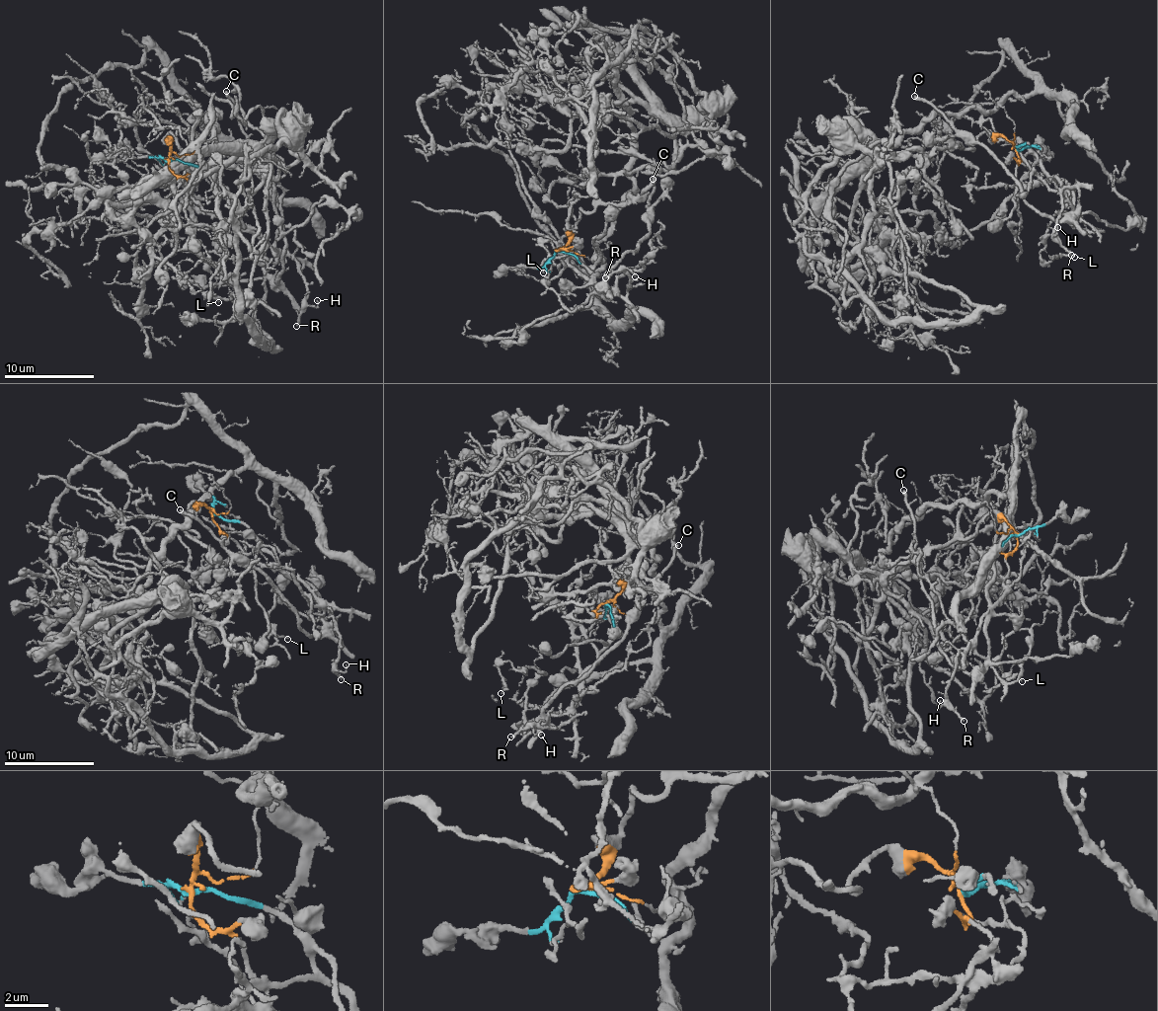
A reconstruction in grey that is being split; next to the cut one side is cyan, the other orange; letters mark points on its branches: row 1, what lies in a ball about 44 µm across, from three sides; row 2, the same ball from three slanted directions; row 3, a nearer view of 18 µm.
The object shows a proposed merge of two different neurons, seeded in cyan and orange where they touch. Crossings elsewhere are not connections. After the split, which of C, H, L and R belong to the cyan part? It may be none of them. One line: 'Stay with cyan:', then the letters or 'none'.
Stay with cyan: C, H, L, R

